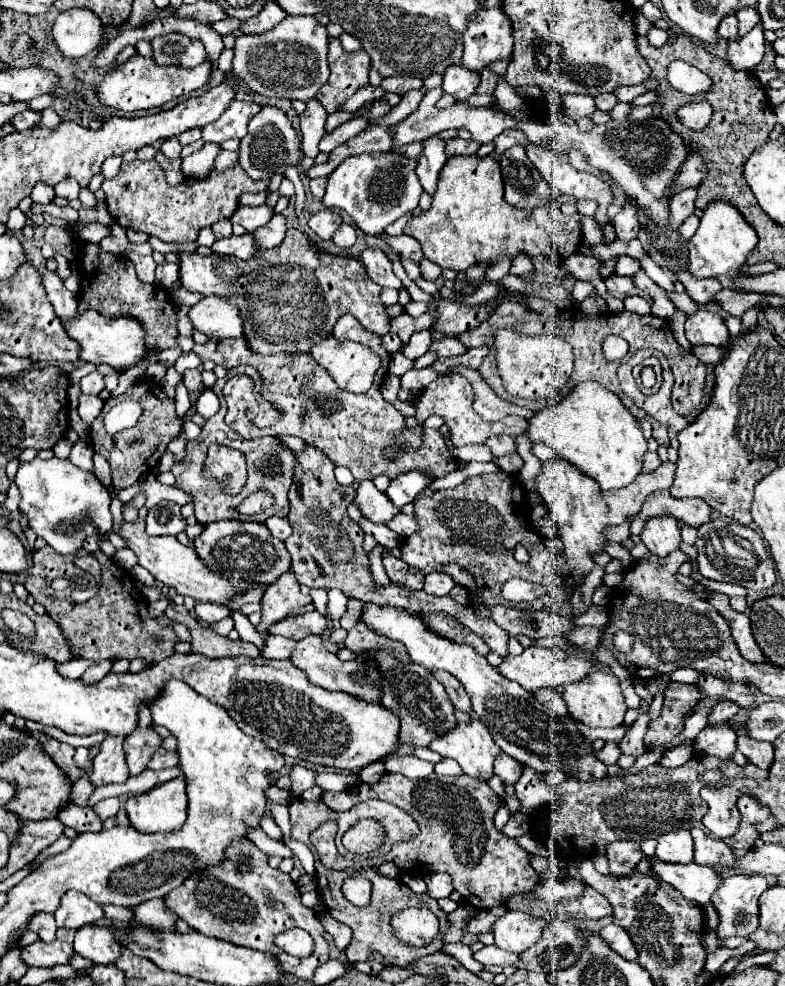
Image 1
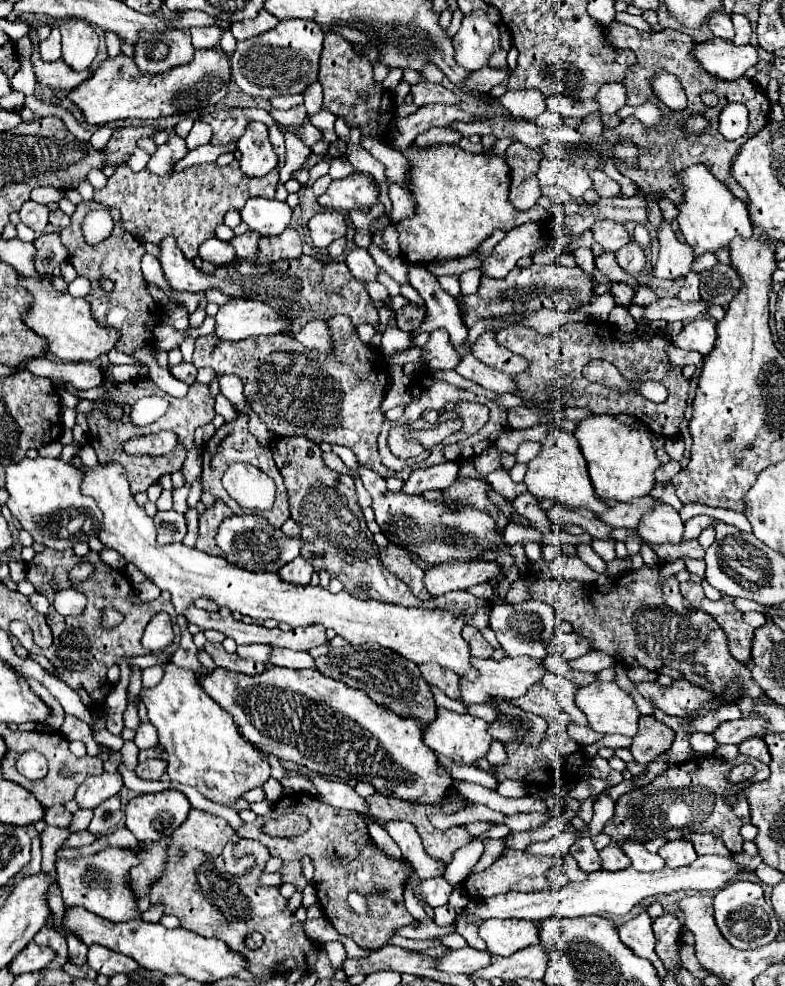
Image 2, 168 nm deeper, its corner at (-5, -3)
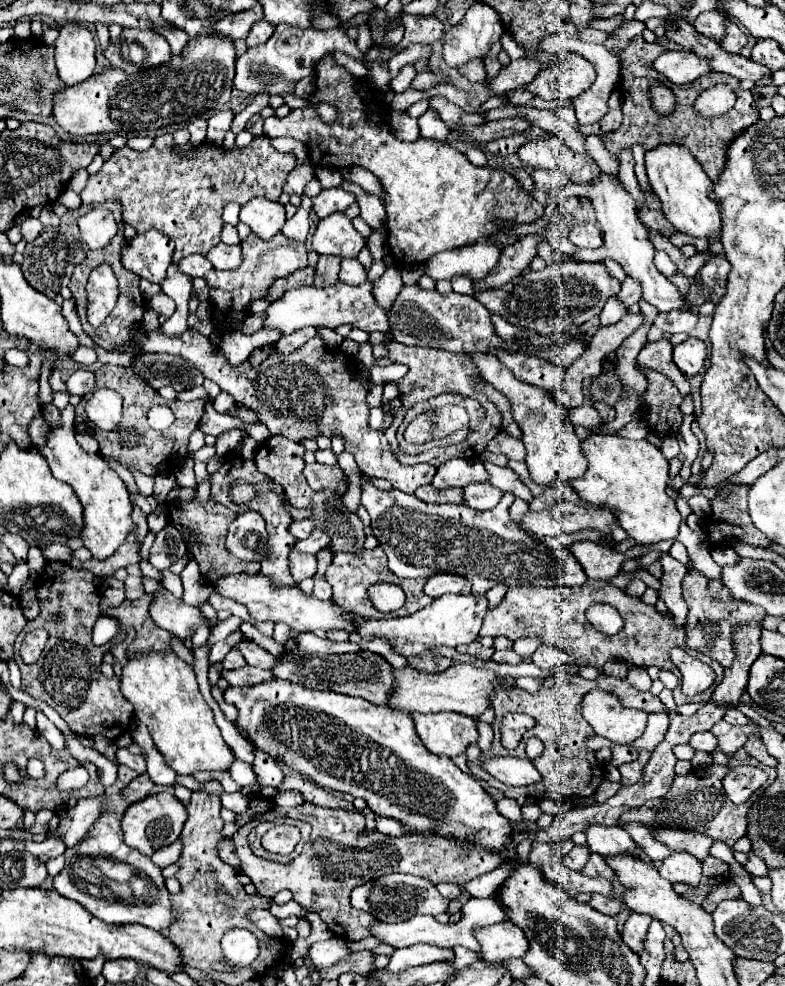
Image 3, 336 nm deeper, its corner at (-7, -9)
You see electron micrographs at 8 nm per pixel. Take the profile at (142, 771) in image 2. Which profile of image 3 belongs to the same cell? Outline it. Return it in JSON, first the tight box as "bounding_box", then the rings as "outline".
{"bounding_box":[122,774,154,804],"outline":[[[140,774],[128,786],[122,788],[122,796],[132,804],[132,802],[138,802],[138,800],[144,800],[146,796],[150,796],[152,790],[154,790],[154,782],[148,778],[148,774]]]}

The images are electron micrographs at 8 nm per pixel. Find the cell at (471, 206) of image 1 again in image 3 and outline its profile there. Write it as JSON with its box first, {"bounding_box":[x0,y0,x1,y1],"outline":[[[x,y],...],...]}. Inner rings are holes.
{"bounding_box":[264,56,544,268],"outline":[[[324,56],[320,60],[320,64],[316,66],[316,74],[314,74],[314,84],[316,84],[316,92],[308,98],[308,106],[306,108],[298,108],[298,110],[290,110],[288,116],[284,118],[266,118],[264,120],[264,136],[268,138],[276,138],[276,136],[292,136],[294,140],[306,142],[308,148],[314,148],[314,140],[316,140],[316,148],[322,152],[320,156],[320,164],[322,166],[334,166],[334,168],[348,168],[348,166],[360,166],[364,170],[370,170],[382,184],[384,188],[384,208],[386,208],[386,230],[388,230],[388,248],[394,256],[394,262],[402,268],[410,268],[416,264],[426,262],[428,258],[432,258],[438,252],[444,250],[454,250],[466,244],[472,244],[476,240],[482,240],[486,236],[490,236],[492,232],[498,232],[498,228],[494,226],[494,220],[504,218],[510,220],[514,224],[530,224],[536,218],[544,216],[544,206],[540,202],[536,202],[520,184],[514,176],[510,176],[508,172],[500,170],[500,168],[492,168],[492,166],[474,166],[468,162],[468,158],[458,152],[456,148],[452,148],[450,144],[444,144],[440,140],[428,140],[428,138],[418,138],[416,142],[404,142],[398,140],[390,128],[384,122],[376,122],[376,118],[380,118],[379,111],[383,111],[381,107],[386,107],[374,100],[366,103],[360,100],[360,96],[356,94],[356,78],[340,64],[336,64],[332,60],[332,56]],[[316,104],[330,104],[338,108],[338,116],[332,124],[324,124],[320,114],[316,112]]]}

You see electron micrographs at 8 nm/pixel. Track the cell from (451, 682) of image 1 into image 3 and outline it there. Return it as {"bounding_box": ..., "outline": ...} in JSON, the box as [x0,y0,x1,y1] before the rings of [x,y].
{"bounding_box":[408,656,454,672],"outline":[[[412,656],[412,658],[408,658],[408,664],[412,668],[424,670],[424,672],[444,672],[454,662],[448,658],[440,658],[440,656]]]}

